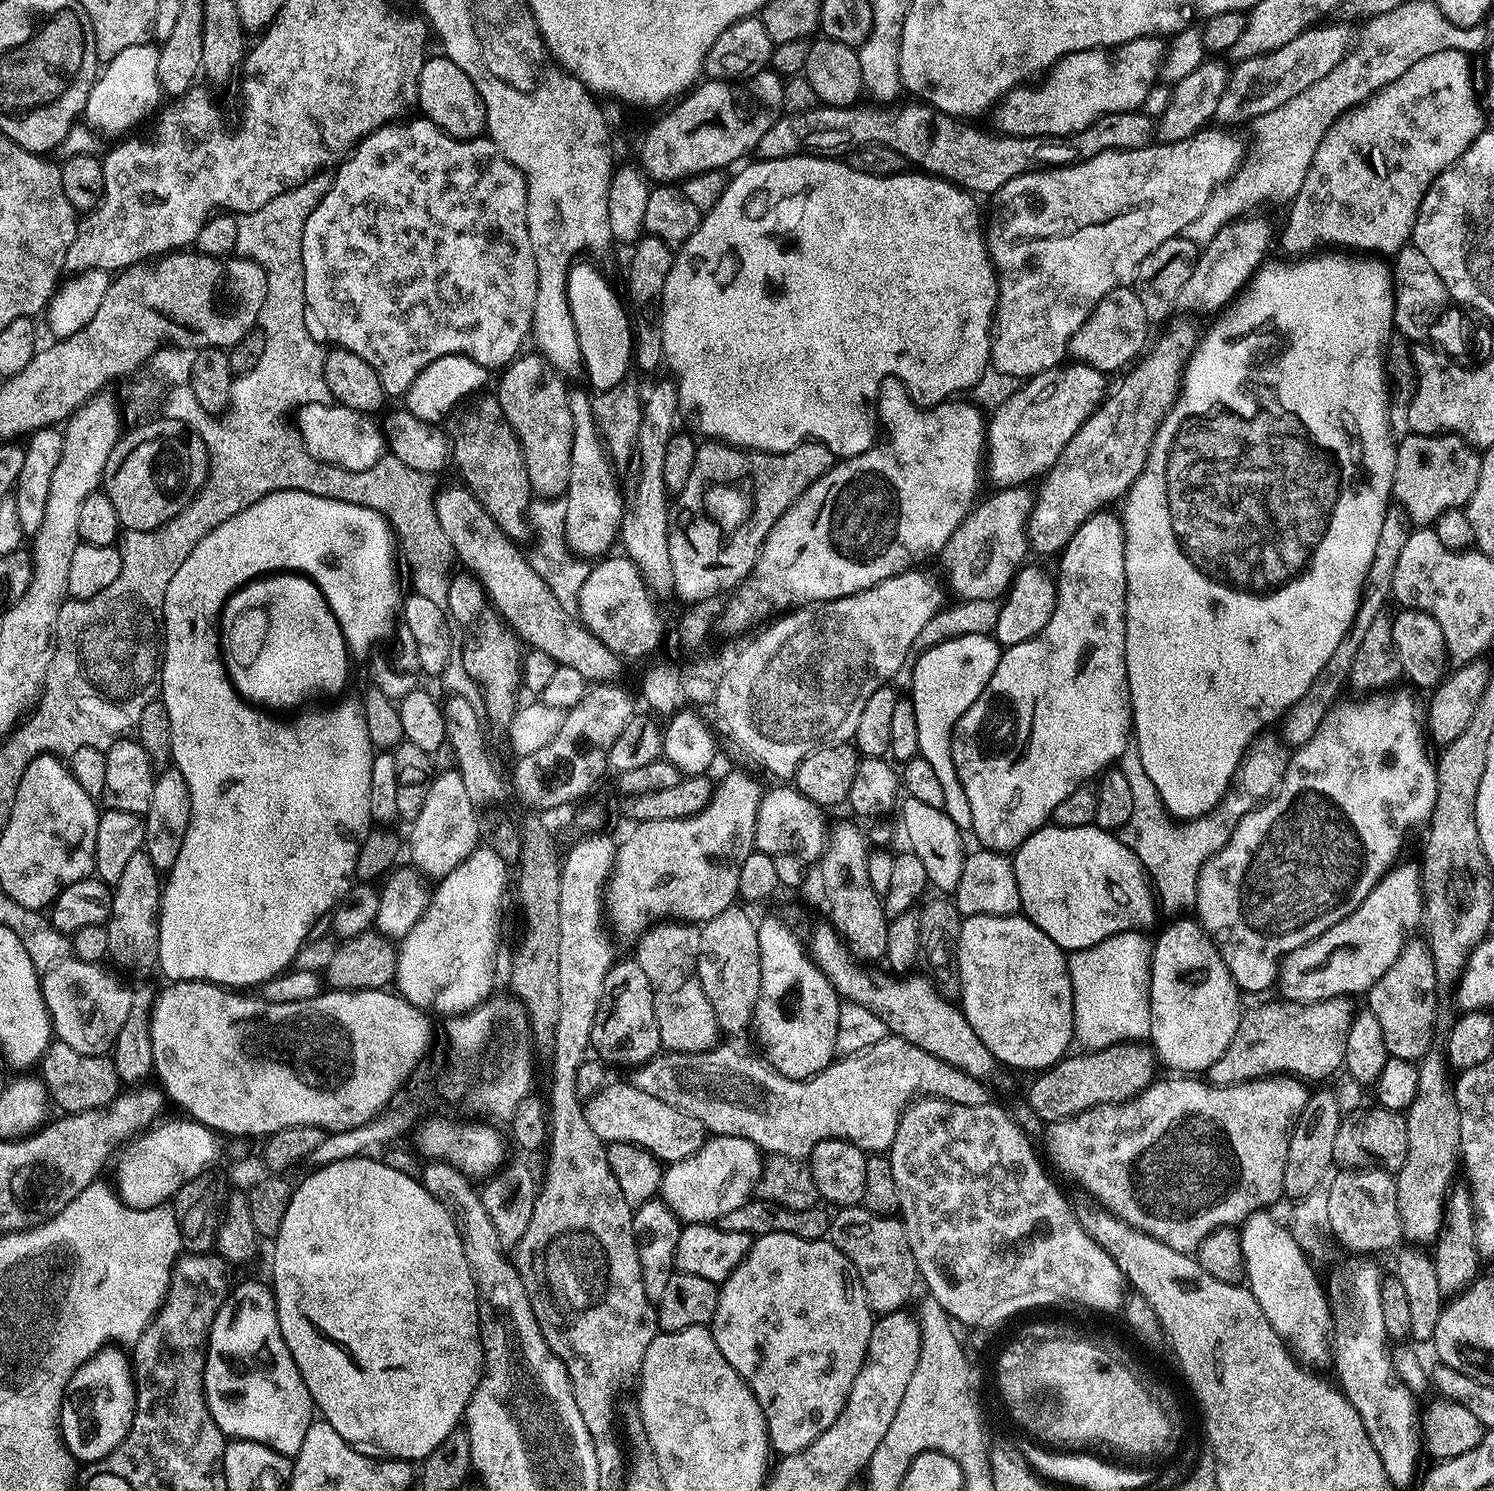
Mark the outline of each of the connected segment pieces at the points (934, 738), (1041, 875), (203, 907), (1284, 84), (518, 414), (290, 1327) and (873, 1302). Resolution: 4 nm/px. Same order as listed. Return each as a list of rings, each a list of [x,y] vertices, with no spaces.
[[[966,634],[965,636],[956,636],[952,640],[944,640],[938,646],[919,653],[915,657],[916,665],[912,671],[910,699],[914,706],[914,718],[918,718],[918,746],[920,747],[918,755],[926,762],[930,762],[930,767],[934,769],[938,783],[942,786],[944,813],[961,830],[967,829],[971,825],[972,815],[970,814],[968,799],[964,794],[964,787],[954,770],[952,730],[962,718],[962,714],[966,714],[966,710],[970,710],[970,706],[974,706],[974,702],[978,698],[978,694],[982,694],[986,682],[990,682],[990,674],[994,674],[994,666],[998,666],[1001,651],[1001,645],[991,635]]]
[[[1039,828],[1016,849],[1014,867],[1021,909],[1026,910],[1028,920],[1065,953],[1089,948],[1119,932],[1148,930],[1156,920],[1156,912],[1158,916],[1158,904],[1145,865],[1120,841],[1119,835],[1103,828]]]
[[[281,490],[271,492],[254,502],[249,508],[243,508],[234,518],[222,522],[210,534],[206,534],[190,550],[190,554],[174,570],[174,578],[170,578],[170,586],[166,586],[164,599],[164,662],[160,670],[160,691],[166,710],[170,714],[170,730],[172,731],[171,763],[186,778],[186,786],[192,799],[192,817],[186,830],[186,842],[182,842],[182,850],[174,866],[166,876],[162,888],[160,902],[160,962],[159,971],[165,972],[169,981],[206,980],[210,984],[221,986],[240,986],[236,984],[263,985],[264,981],[280,975],[295,961],[300,948],[310,934],[310,926],[318,922],[320,916],[327,916],[339,904],[344,895],[350,891],[354,883],[354,873],[358,862],[358,850],[373,827],[374,821],[370,814],[370,766],[374,749],[370,742],[370,734],[366,734],[366,722],[363,715],[340,716],[336,708],[328,708],[325,712],[308,712],[297,718],[293,724],[284,720],[275,720],[267,716],[267,711],[253,706],[245,697],[236,691],[235,684],[228,679],[228,670],[220,654],[220,633],[217,620],[223,611],[227,599],[233,592],[245,584],[263,577],[265,574],[303,574],[313,580],[326,598],[330,610],[335,614],[336,621],[341,626],[341,632],[348,642],[354,640],[380,640],[392,632],[392,623],[397,623],[398,609],[402,604],[402,591],[396,585],[396,564],[392,561],[394,552],[394,533],[387,520],[380,513],[366,506],[347,504],[341,500],[322,498],[305,492],[290,492]]]
[[[1346,22],[1335,23],[1305,29],[1297,38],[1291,39],[1276,51],[1239,61],[1235,70],[1231,71],[1227,88],[1218,102],[1215,119],[1221,125],[1249,123],[1284,105],[1310,84],[1327,76],[1349,52],[1353,41],[1351,25]]]
[[[523,356],[513,360],[499,373],[500,385],[494,389],[494,395],[524,451],[527,487],[532,487],[537,497],[560,498],[568,491],[572,465],[574,418],[568,405],[570,392],[560,381],[561,373],[543,356]]]
[[[361,1154],[342,1162],[319,1165],[300,1185],[297,1183],[293,1187],[290,1206],[286,1206],[286,1218],[282,1218],[282,1226],[274,1237],[273,1244],[276,1245],[272,1248],[270,1287],[276,1298],[282,1338],[302,1374],[302,1382],[306,1382],[306,1390],[310,1390],[315,1411],[353,1446],[377,1444],[384,1451],[381,1453],[389,1457],[423,1462],[438,1446],[442,1446],[446,1434],[450,1434],[464,1420],[464,1412],[484,1373],[484,1351],[480,1341],[480,1293],[476,1291],[476,1279],[470,1270],[470,1262],[466,1262],[460,1232],[447,1206],[435,1200],[416,1176],[402,1174],[385,1164],[383,1159],[371,1160],[370,1157]]]
[[[844,1206],[837,1212],[840,1213],[837,1216],[833,1215],[828,1225],[827,1239],[831,1240],[835,1248],[842,1250],[842,1254],[846,1254],[846,1258],[850,1258],[854,1270],[858,1270],[858,1278],[862,1282],[868,1305],[872,1307],[873,1313],[901,1311],[907,1305],[904,1303],[912,1296],[912,1287],[918,1284],[914,1254],[908,1245],[903,1219],[880,1216],[877,1212],[872,1212],[863,1206]]]

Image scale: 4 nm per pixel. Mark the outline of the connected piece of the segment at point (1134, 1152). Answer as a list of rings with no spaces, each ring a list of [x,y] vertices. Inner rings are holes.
[[[1277,1074],[1267,1078],[1261,1078],[1259,1080],[1249,1080],[1242,1084],[1226,1084],[1223,1086],[1217,1086],[1211,1082],[1205,1082],[1203,1079],[1201,1079],[1202,1081],[1200,1081],[1200,1078],[1172,1079],[1176,1080],[1157,1079],[1155,1082],[1150,1083],[1149,1086],[1140,1093],[1140,1095],[1136,1095],[1130,1100],[1122,1101],[1120,1104],[1095,1105],[1090,1109],[1086,1109],[1085,1112],[1078,1113],[1076,1116],[1070,1116],[1064,1118],[1063,1120],[1057,1120],[1056,1123],[1049,1123],[1046,1128],[1046,1130],[1048,1130],[1048,1137],[1045,1138],[1044,1144],[1046,1147],[1048,1147],[1049,1158],[1052,1159],[1053,1162],[1056,1163],[1057,1166],[1060,1167],[1066,1175],[1073,1176],[1073,1178],[1076,1179],[1077,1182],[1080,1183],[1081,1186],[1084,1187],[1090,1195],[1097,1196],[1097,1198],[1100,1199],[1106,1207],[1108,1207],[1105,1209],[1107,1209],[1107,1211],[1111,1213],[1111,1215],[1115,1216],[1117,1220],[1124,1220],[1128,1223],[1130,1227],[1136,1228],[1140,1232],[1145,1232],[1147,1236],[1152,1236],[1156,1240],[1161,1240],[1163,1244],[1165,1244],[1166,1246],[1170,1246],[1174,1250],[1192,1254],[1195,1253],[1198,1245],[1202,1243],[1202,1241],[1204,1241],[1205,1238],[1207,1238],[1207,1236],[1216,1229],[1225,1226],[1239,1225],[1241,1222],[1247,1220],[1249,1216],[1254,1215],[1255,1212],[1271,1209],[1273,1207],[1271,1204],[1274,1203],[1276,1199],[1281,1199],[1281,1197],[1284,1196],[1284,1187],[1282,1186],[1282,1174],[1286,1170],[1286,1154],[1288,1153],[1288,1143],[1290,1142],[1290,1138],[1292,1137],[1292,1127],[1296,1125],[1296,1120],[1302,1114],[1302,1110],[1306,1106],[1306,1102],[1308,1101],[1310,1092],[1309,1089],[1304,1089],[1303,1086],[1305,1087],[1305,1085],[1301,1083],[1301,1081],[1297,1079],[1297,1077],[1291,1074]]]

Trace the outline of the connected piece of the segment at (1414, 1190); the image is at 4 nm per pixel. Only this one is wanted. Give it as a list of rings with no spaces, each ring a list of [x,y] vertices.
[[[1430,1050],[1424,1055],[1424,1059],[1418,1064],[1418,1094],[1414,1102],[1406,1110],[1408,1118],[1408,1133],[1410,1142],[1406,1150],[1406,1162],[1399,1172],[1395,1173],[1396,1201],[1398,1202],[1398,1214],[1400,1215],[1400,1231],[1405,1241],[1416,1246],[1431,1245],[1439,1234],[1443,1224],[1444,1204],[1450,1195],[1448,1187],[1452,1184],[1452,1175],[1458,1172],[1461,1163],[1460,1155],[1460,1111],[1456,1101],[1456,1090],[1453,1081],[1448,1080],[1449,1065],[1445,1057]]]

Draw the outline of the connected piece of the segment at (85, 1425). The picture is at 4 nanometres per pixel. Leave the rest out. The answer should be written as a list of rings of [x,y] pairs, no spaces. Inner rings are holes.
[[[105,1346],[70,1378],[60,1403],[60,1435],[68,1452],[80,1462],[101,1460],[120,1445],[136,1413],[134,1368],[116,1346]]]

